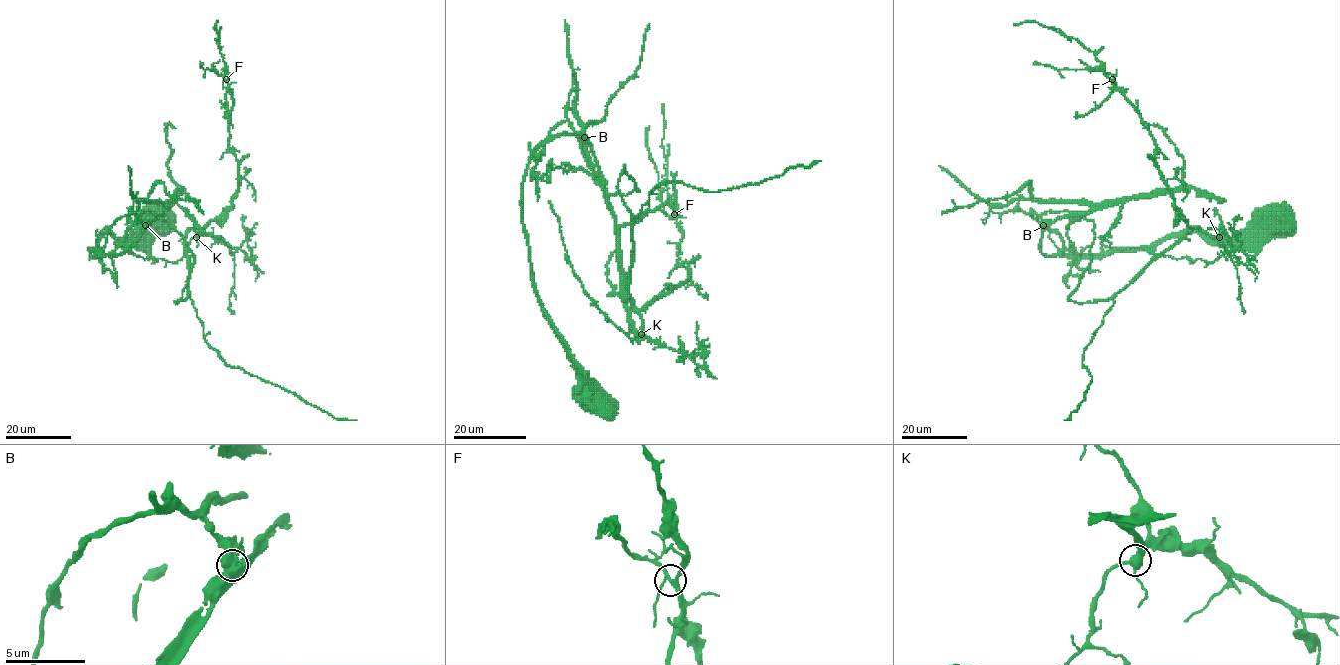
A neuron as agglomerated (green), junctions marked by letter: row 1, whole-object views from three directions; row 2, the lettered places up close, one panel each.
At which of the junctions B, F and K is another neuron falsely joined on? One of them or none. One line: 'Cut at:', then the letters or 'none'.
Cut at: B

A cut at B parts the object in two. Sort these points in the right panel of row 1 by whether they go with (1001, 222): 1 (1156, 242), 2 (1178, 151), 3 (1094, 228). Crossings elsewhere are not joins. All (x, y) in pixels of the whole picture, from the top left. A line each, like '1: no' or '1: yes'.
1: no
2: no
3: yes

